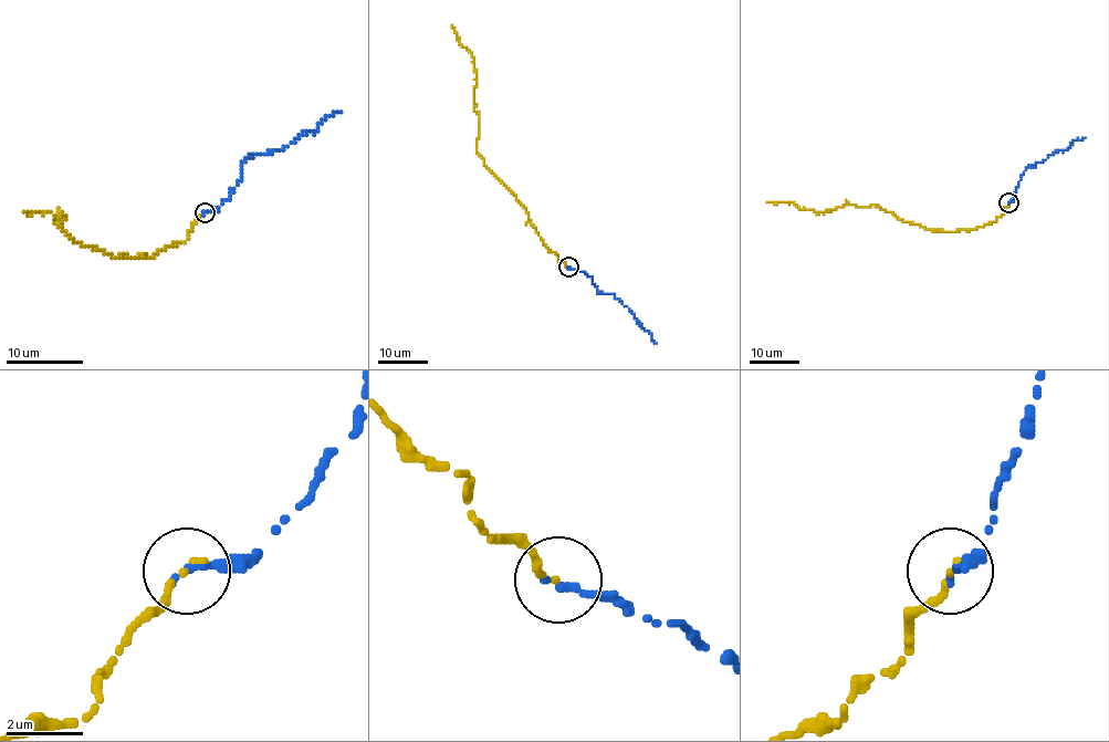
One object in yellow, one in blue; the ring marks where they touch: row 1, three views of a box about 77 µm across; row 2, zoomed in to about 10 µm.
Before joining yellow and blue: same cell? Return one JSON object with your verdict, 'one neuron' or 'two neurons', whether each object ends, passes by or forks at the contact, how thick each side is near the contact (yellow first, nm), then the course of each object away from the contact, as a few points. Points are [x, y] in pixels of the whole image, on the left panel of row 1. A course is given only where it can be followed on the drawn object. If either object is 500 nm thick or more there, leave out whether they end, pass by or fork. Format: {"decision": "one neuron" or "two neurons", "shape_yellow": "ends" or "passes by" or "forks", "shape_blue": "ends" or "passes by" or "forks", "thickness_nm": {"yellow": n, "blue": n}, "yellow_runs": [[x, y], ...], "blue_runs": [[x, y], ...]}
{"decision": "one neuron", "shape_yellow": "ends", "shape_blue": "ends", "thickness_nm": {"yellow": 200, "blue": 240}, "yellow_runs": [[205, 212], [185, 241], [113, 257], [70, 238], [64, 216], [63, 228], [51, 212], [24, 210]], "blue_runs": [[205, 212], [218, 210], [231, 195], [247, 157], [284, 149], [342, 111]]}

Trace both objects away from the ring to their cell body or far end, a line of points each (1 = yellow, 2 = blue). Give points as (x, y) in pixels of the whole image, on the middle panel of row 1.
1: (568, 268), (475, 146), (473, 58), (452, 25)
2: (568, 268), (585, 273), (599, 292), (613, 294), (620, 301), (657, 344)

